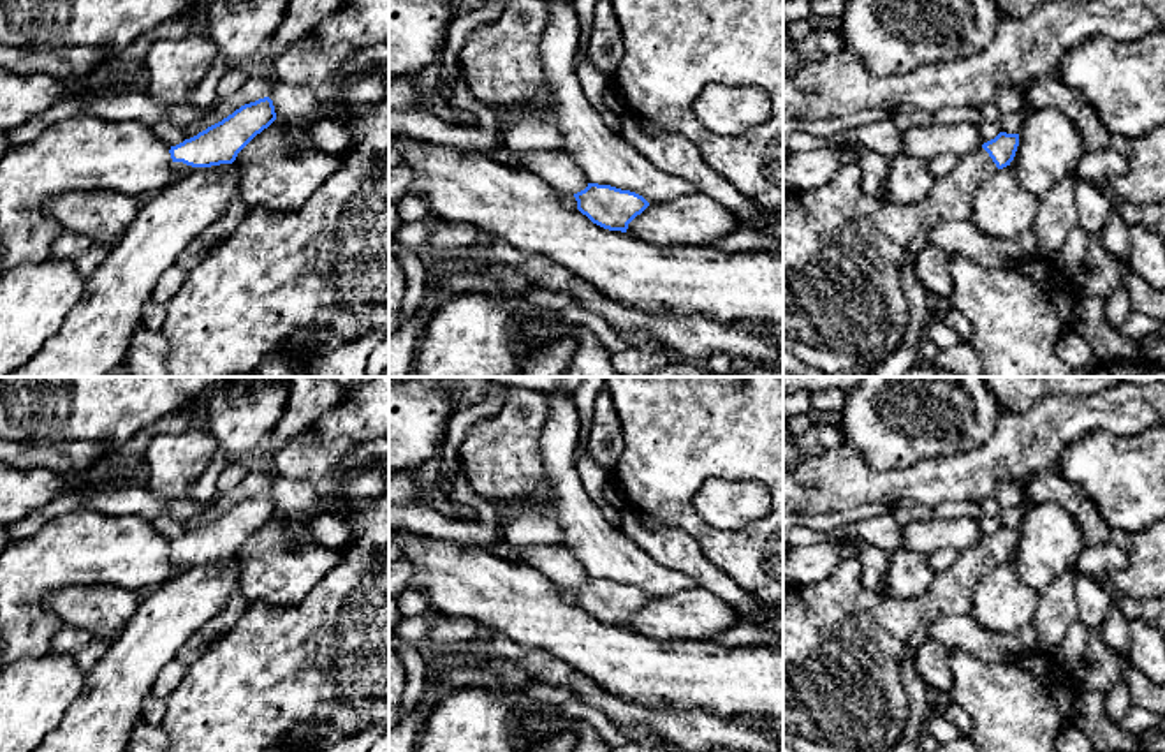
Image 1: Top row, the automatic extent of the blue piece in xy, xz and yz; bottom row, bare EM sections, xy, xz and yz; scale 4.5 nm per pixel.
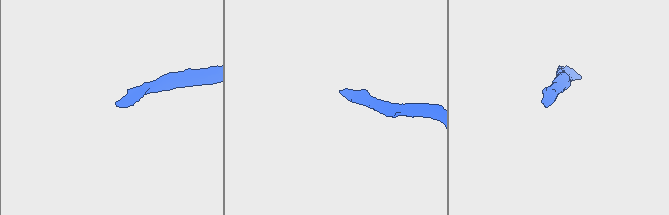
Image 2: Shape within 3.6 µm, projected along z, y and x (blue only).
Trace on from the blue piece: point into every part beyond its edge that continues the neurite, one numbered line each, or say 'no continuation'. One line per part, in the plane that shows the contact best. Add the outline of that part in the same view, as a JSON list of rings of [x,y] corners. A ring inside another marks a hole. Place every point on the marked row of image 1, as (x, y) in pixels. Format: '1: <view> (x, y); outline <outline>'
1: xy (182, 169); outline [[[174,162],[174,173],[176,173],[176,180],[183,178],[194,171],[204,171],[204,173],[223,173],[229,169],[231,164],[220,164],[220,166],[211,166],[211,167],[192,167],[187,166],[183,162]]]

